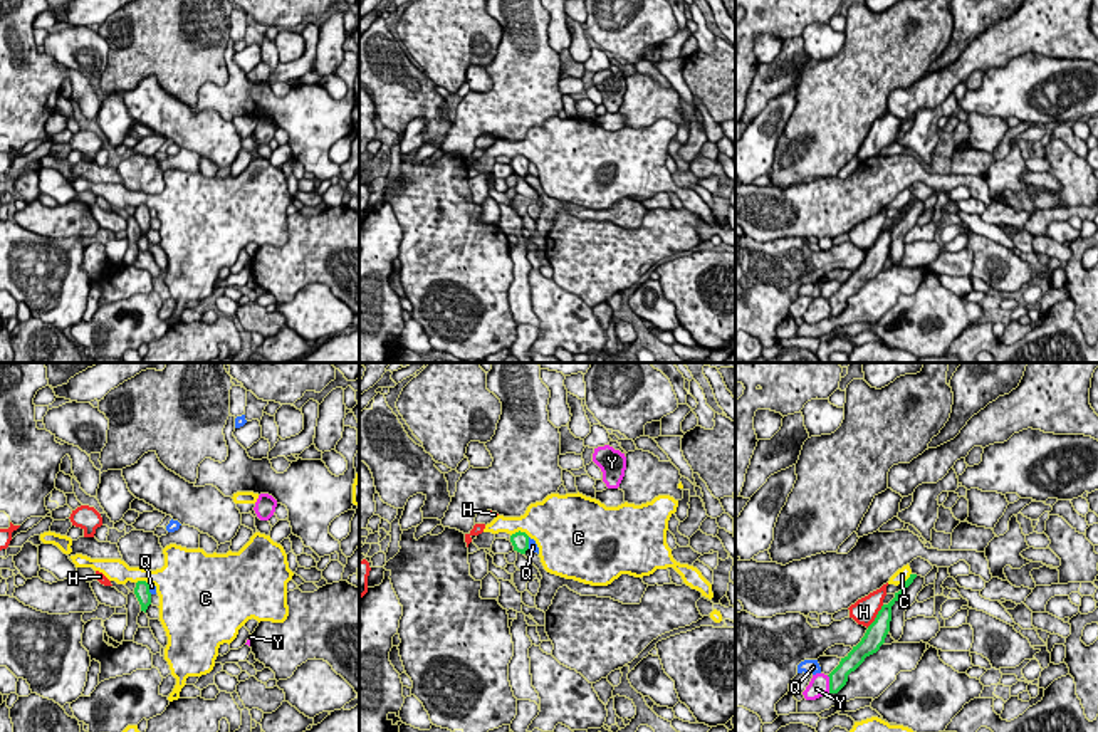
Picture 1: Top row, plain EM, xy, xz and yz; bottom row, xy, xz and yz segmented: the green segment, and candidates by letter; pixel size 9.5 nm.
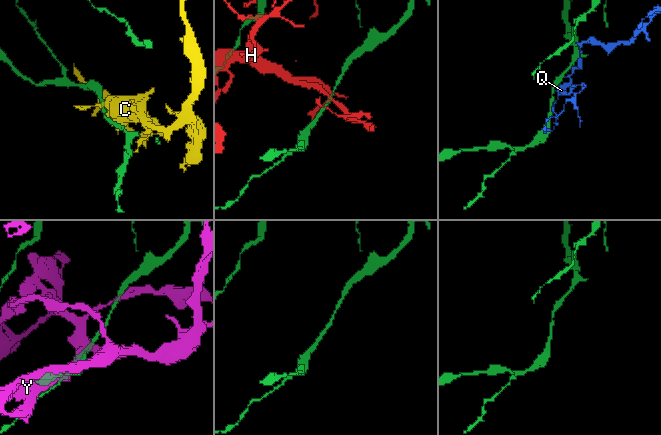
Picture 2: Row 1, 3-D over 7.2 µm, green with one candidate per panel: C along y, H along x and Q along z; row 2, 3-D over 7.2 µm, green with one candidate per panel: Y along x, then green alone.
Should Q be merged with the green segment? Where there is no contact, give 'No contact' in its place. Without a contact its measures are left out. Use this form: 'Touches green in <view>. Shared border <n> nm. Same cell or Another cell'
Touches green in xz. Shared border 110 nm. Another cell

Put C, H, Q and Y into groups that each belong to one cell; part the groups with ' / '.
C / H / Q / Y

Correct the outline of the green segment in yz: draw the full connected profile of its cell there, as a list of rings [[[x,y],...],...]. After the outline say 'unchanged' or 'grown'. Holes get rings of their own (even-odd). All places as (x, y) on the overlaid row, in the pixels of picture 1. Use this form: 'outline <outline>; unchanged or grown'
outline [[[910,574],[903,588],[898,593],[895,593],[895,598],[888,604],[881,606],[861,641],[856,646],[853,646],[853,650],[844,658],[841,658],[839,665],[828,675],[829,693],[838,693],[846,685],[848,675],[855,672],[865,661],[866,656],[876,653],[880,646],[885,643],[885,638],[890,631],[891,606],[907,591],[907,588],[913,583],[915,578],[917,574]]]; unchanged

